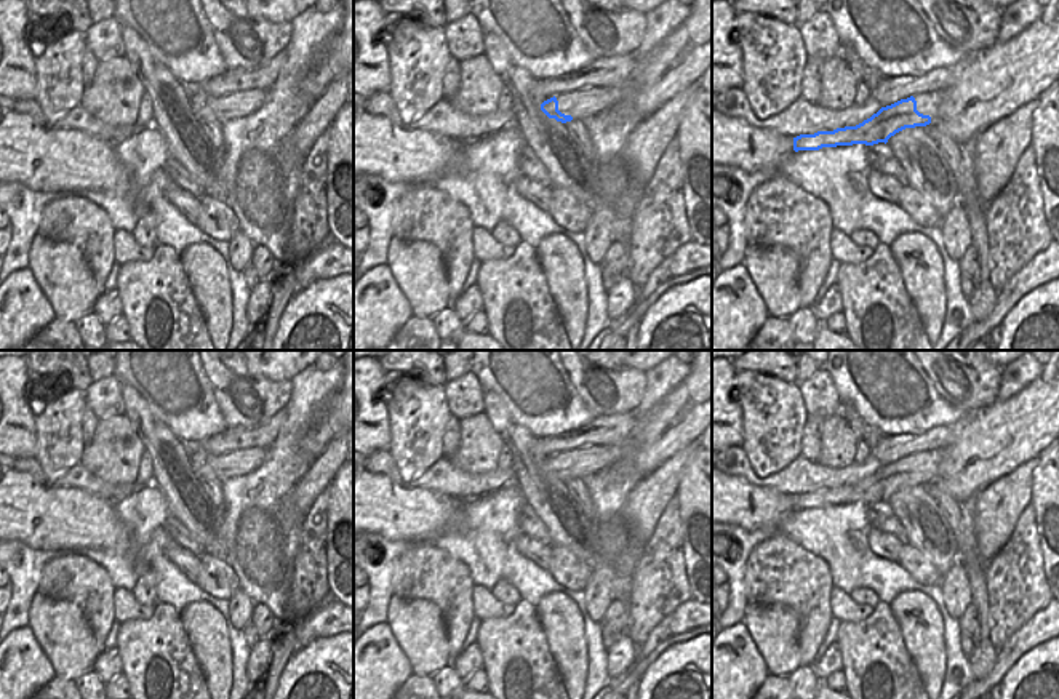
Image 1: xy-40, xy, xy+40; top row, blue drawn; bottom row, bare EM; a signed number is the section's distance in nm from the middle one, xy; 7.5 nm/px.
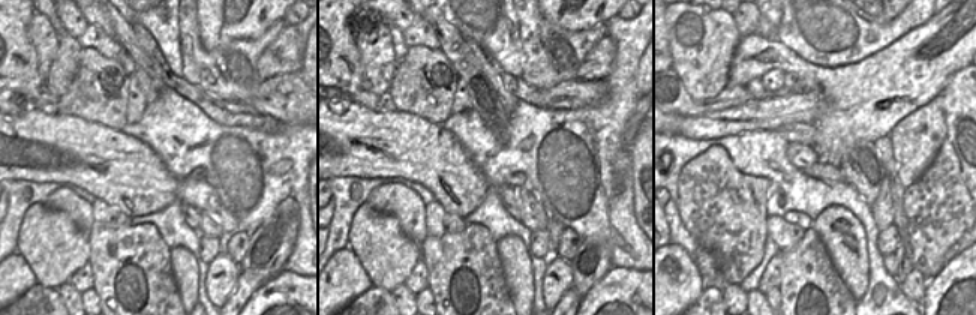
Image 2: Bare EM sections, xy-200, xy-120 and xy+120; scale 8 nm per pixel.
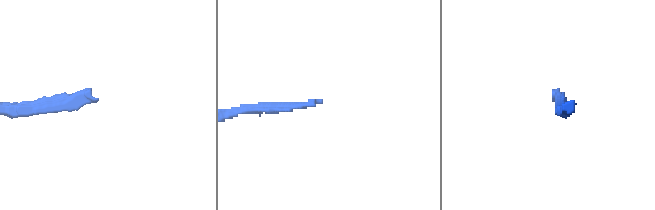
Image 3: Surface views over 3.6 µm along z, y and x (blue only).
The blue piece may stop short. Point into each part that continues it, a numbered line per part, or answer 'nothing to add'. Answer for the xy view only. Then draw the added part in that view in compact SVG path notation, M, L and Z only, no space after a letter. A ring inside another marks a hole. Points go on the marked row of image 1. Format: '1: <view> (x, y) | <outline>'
1: xy (587, 103) | M621 86L617 88L590 88L581 93L565 93L555 96L558 110L571 115L573 120L585 120L592 115L603 114L621 102Z

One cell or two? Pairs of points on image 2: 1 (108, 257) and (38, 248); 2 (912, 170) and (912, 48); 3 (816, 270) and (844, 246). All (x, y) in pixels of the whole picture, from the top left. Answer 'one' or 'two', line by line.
1: two
2: two
3: two

